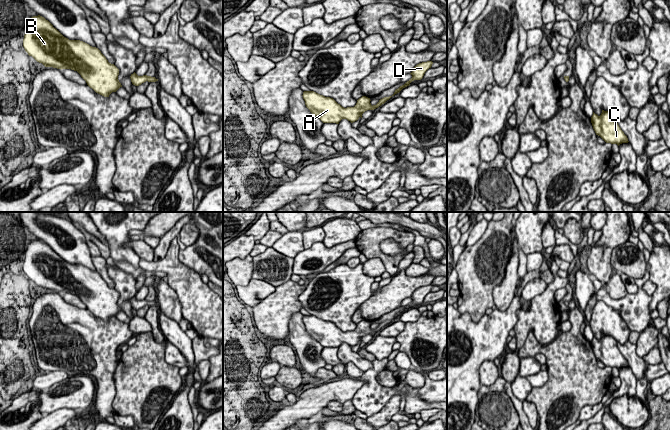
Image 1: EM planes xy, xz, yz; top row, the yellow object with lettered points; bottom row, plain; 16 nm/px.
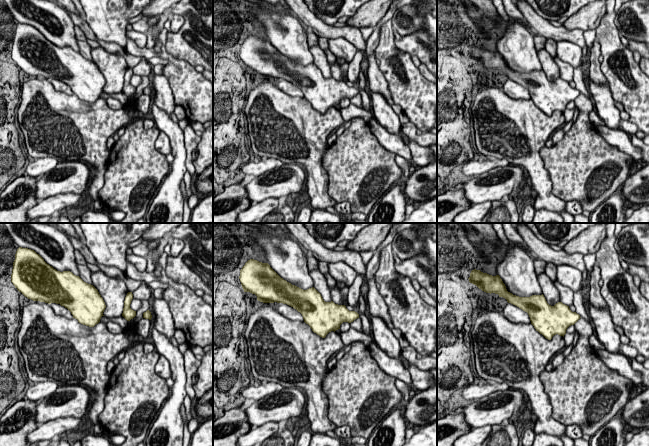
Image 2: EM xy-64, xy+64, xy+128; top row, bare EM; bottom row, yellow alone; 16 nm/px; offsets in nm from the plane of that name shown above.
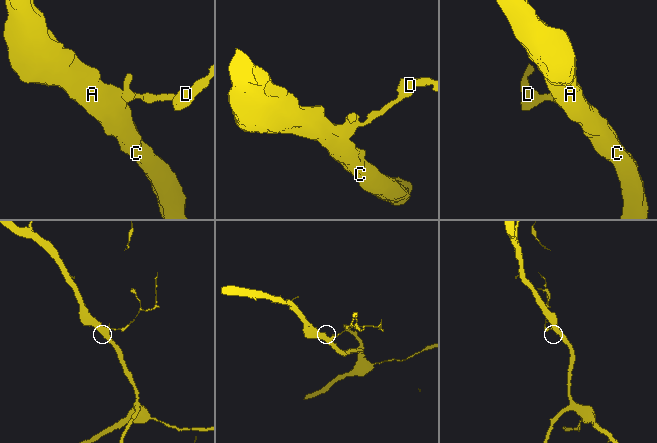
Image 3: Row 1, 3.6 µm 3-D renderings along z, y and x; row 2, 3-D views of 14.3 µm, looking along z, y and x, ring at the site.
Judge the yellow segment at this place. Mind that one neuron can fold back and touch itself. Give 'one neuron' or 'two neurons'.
one neuron

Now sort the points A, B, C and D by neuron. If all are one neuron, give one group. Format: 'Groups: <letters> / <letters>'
Groups: A B C D

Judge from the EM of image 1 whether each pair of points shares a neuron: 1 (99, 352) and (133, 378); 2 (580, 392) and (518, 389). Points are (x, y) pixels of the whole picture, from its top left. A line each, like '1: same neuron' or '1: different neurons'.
1: different neurons
2: different neurons

